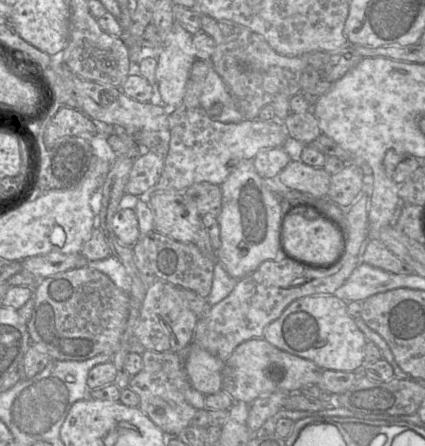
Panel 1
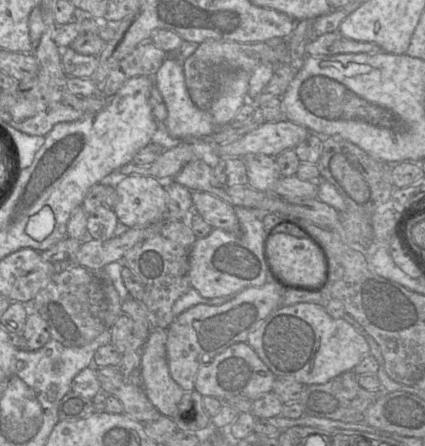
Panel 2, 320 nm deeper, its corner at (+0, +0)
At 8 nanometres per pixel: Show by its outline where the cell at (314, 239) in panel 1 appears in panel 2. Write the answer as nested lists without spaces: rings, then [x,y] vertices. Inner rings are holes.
[[[280,232],[267,235],[265,261],[276,282],[284,287],[315,290],[324,276],[323,258],[318,248],[308,239]]]

